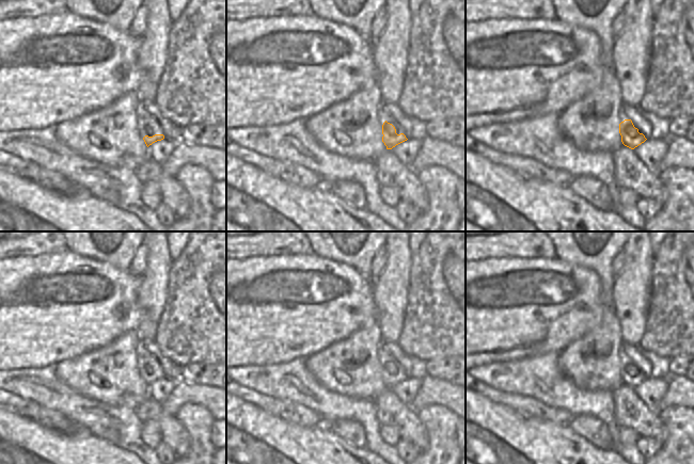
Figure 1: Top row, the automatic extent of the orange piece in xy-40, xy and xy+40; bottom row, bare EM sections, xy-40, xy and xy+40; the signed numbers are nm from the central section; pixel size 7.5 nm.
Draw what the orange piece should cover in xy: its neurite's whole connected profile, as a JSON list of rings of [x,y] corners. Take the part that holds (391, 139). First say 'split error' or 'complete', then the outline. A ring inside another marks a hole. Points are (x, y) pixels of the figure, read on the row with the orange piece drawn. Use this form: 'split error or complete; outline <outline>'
split error; outline [[[381,102],[378,106],[378,123],[387,149],[392,149],[408,139],[412,139],[410,117],[407,117],[397,105]]]

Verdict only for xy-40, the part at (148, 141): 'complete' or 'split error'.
split error

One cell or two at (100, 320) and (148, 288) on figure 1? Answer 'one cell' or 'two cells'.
two cells

